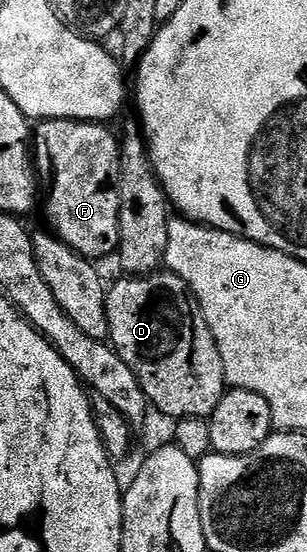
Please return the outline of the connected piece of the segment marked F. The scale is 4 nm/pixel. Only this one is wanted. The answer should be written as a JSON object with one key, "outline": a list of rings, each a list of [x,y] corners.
{"outline":[[[60,117],[43,119],[34,126],[33,129],[33,160],[38,176],[45,182],[45,205],[47,201],[47,221],[50,232],[56,237],[60,237],[73,251],[77,251],[81,256],[88,259],[100,259],[116,252],[119,247],[119,220],[121,219],[121,159],[119,158],[119,137],[111,134],[106,124],[94,121],[66,121]]]}

